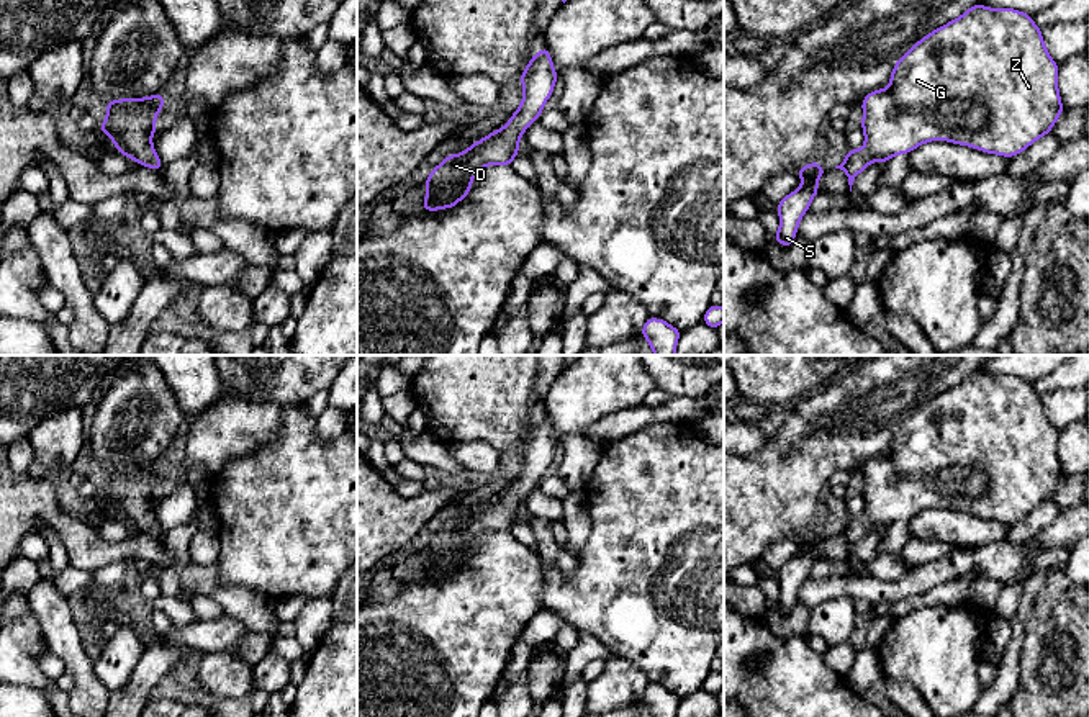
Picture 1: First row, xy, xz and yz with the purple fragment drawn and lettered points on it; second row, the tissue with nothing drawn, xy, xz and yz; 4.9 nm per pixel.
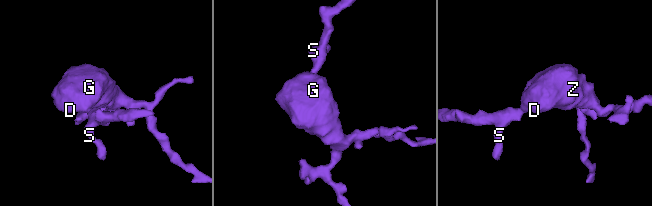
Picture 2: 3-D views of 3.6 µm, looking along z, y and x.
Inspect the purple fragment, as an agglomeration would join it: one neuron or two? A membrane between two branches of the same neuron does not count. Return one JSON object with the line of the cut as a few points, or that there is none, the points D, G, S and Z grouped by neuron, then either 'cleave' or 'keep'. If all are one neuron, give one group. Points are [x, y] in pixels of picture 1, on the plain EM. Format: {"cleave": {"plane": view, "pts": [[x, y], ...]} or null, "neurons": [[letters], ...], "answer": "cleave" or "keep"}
{"cleave": null, "neurons": [["D", "G", "S", "Z"]], "answer": "keep"}

